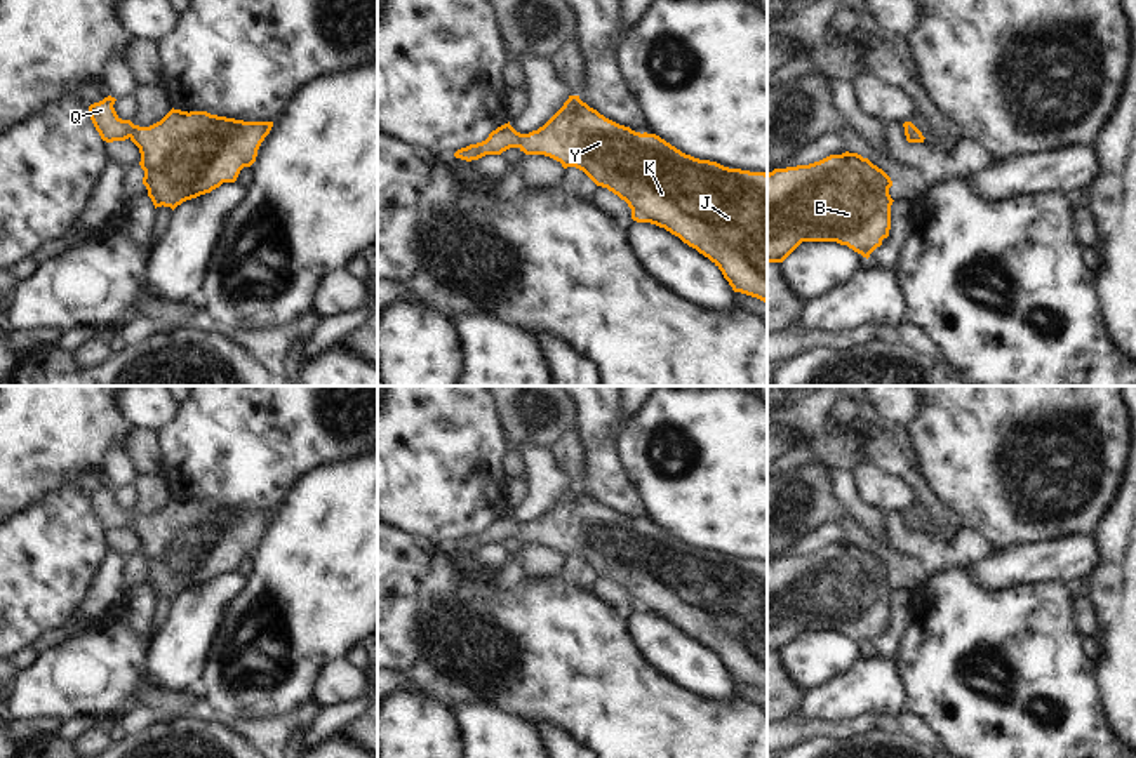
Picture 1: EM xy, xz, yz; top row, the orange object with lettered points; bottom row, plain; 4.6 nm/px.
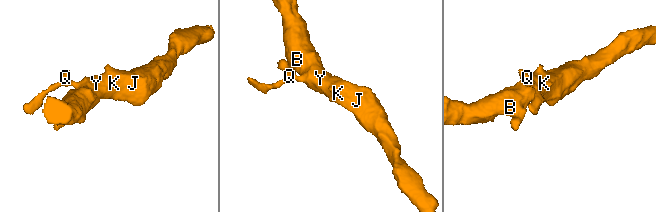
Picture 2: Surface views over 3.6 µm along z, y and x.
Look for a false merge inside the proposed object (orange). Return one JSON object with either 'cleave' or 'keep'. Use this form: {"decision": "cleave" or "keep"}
{"decision": "keep"}

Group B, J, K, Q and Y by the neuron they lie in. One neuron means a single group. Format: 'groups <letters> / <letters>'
groups B J K Q Y

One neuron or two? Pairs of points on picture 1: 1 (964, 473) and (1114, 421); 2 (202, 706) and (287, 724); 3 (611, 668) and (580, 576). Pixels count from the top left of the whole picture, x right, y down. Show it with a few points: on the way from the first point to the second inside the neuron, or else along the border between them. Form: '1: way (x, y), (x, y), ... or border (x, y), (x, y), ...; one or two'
1: way (1002, 435), (1030, 407), (1075, 407); one
2: way (223, 718), (242, 727), (267, 727); one
3: border (559, 578), (590, 591); two

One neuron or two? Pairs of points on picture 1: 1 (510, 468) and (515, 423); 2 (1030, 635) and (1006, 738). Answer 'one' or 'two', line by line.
1: one
2: one

